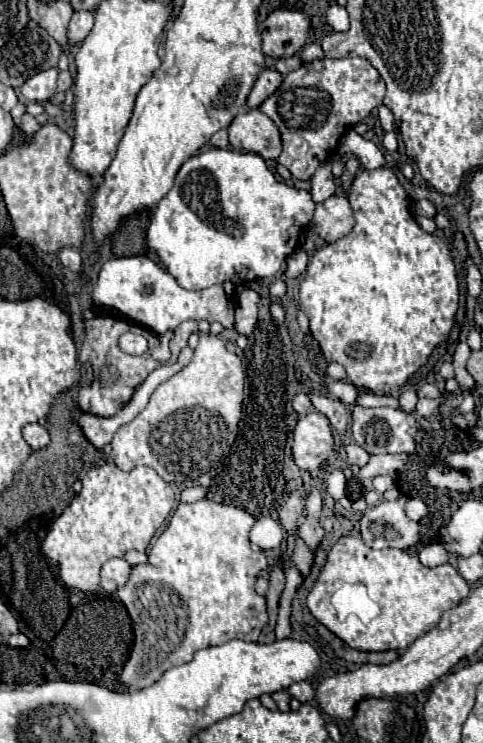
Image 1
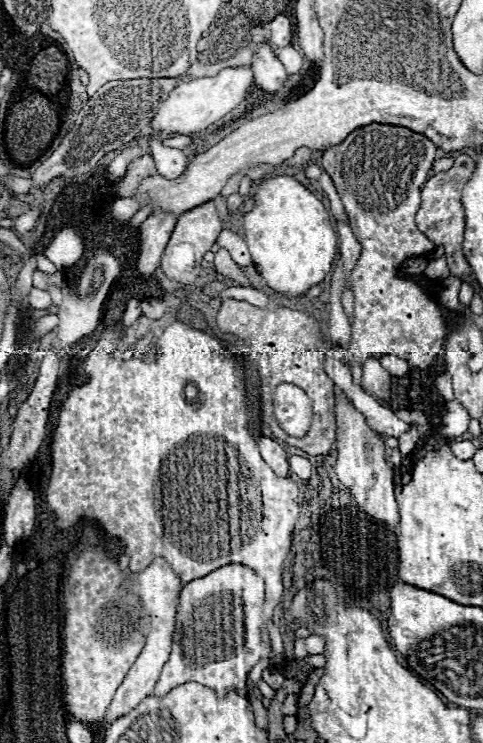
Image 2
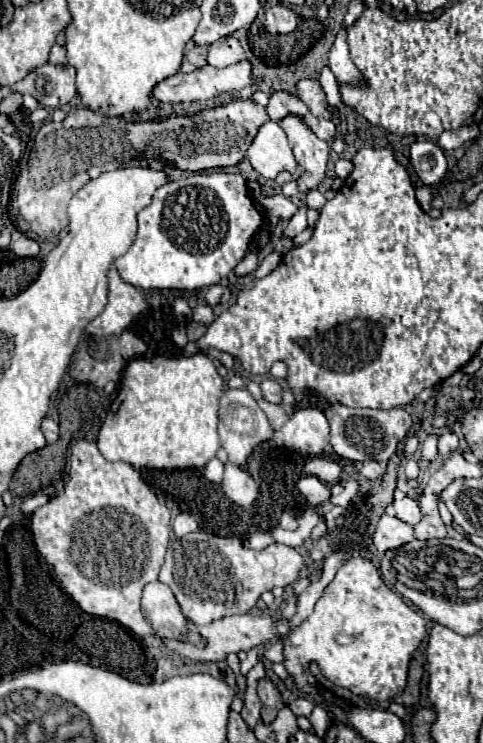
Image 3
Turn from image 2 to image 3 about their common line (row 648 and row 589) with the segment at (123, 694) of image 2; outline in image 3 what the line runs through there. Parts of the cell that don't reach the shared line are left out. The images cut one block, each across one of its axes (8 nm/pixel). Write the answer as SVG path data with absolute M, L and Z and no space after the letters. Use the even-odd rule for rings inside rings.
M150 582L142 590L142 612L144 618L152 624L152 628L162 638L180 638L192 642L196 646L204 646L202 638L192 634L186 628L186 618L170 592L170 588L162 582Z

